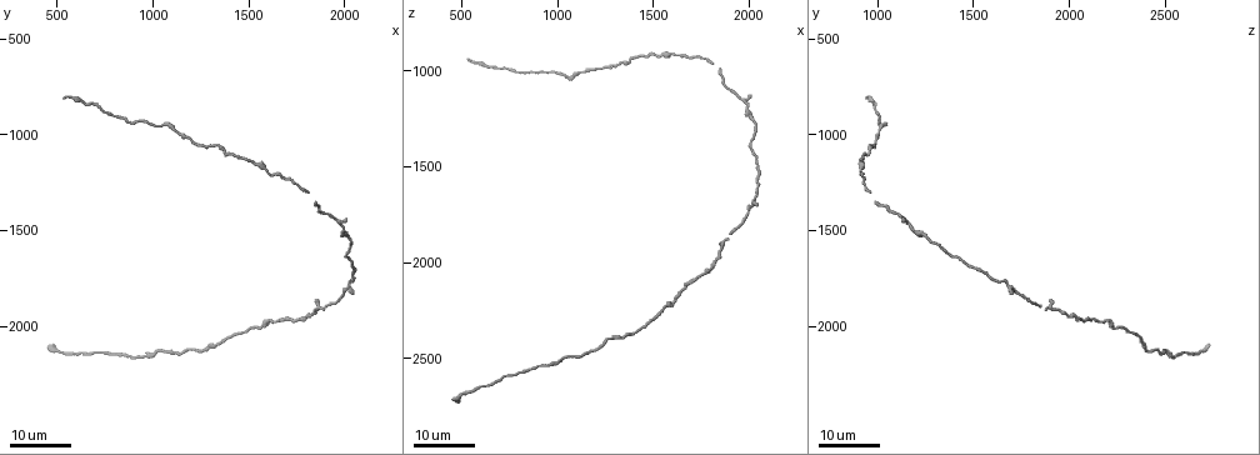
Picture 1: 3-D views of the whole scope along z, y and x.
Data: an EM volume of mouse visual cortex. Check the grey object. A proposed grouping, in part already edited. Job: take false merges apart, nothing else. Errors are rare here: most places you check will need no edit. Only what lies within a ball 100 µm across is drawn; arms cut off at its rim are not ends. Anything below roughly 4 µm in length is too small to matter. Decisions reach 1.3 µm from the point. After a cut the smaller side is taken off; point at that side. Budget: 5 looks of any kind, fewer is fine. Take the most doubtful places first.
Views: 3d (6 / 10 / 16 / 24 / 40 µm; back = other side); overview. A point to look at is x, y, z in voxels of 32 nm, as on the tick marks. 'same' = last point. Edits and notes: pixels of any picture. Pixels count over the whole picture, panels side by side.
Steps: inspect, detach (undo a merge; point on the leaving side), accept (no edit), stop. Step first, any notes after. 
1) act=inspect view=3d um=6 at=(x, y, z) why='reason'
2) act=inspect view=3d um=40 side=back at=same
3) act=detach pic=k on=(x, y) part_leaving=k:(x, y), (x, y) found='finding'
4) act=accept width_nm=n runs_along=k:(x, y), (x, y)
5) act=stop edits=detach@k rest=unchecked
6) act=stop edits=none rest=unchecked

act=inspect view=3d um=24 at=(1960, 1440, 1150) why='three arms meet'

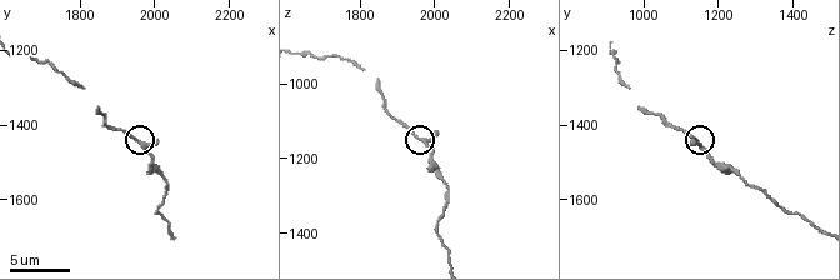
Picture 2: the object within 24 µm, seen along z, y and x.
act=inspect view=3d um=10 at=(1960, 1450, 1150)

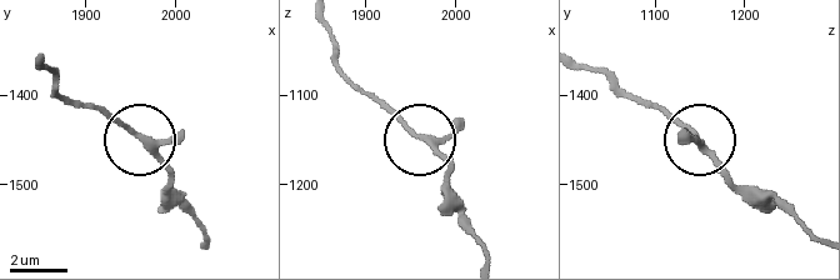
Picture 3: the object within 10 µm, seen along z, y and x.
act=accept arms=3 runs_along=3:(486, 253), (461, 216), (448, 164), (374, 98) found='continuous, no second neuron'

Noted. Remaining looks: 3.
act=inspect view=3d um=24 at=(1370, 1100, 950)

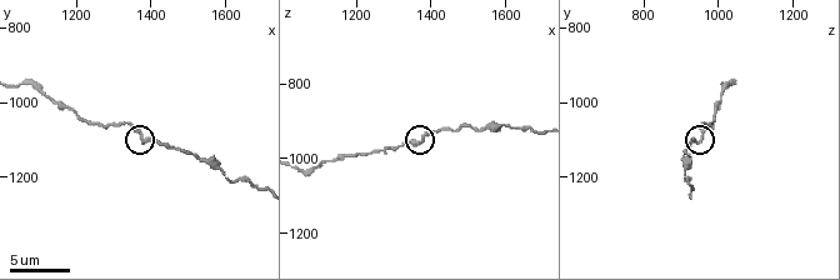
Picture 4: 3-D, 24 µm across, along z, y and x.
act=inspect view=3d um=6 at=(1370, 1100, 950)

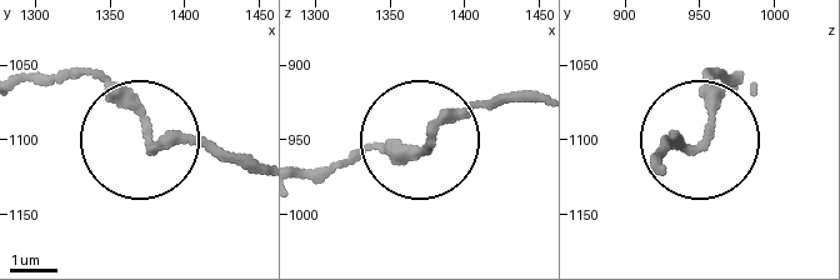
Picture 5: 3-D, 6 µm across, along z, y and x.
act=accept found='all the same neuron'

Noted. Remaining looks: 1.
act=stop edits=none rest=unchecked

